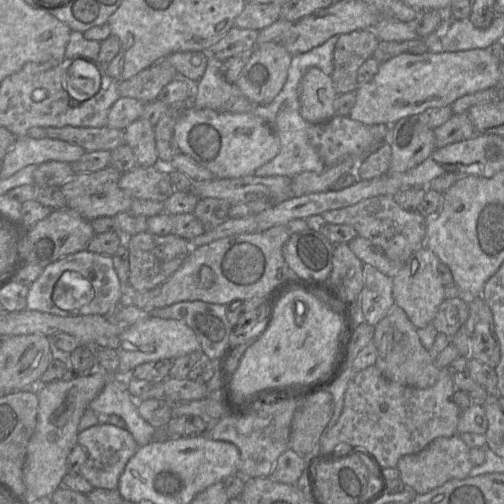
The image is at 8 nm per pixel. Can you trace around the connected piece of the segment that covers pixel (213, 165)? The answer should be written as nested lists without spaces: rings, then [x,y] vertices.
[[[188,106],[181,112],[174,129],[173,137],[181,153],[213,173],[217,179],[239,178],[254,175],[255,171],[274,159],[280,151],[280,141],[269,125],[260,117],[250,113],[227,113]]]

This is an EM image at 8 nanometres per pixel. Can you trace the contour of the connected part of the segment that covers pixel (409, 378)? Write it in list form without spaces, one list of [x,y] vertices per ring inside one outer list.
[[[396,304],[375,325],[373,342],[377,349],[375,366],[389,381],[420,389],[429,388],[437,382],[441,368],[433,363],[429,351],[421,343],[417,328]]]

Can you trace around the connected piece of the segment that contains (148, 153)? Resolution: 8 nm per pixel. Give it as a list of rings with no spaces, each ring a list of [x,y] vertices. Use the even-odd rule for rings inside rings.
[[[139,118],[124,129],[124,140],[133,151],[138,166],[159,166],[154,126]]]

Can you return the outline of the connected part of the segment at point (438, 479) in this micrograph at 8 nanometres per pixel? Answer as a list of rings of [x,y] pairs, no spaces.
[[[459,435],[436,438],[422,451],[402,456],[397,464],[400,479],[408,489],[413,489],[417,494],[428,493],[451,479],[465,479],[469,477],[473,467],[470,447]]]

